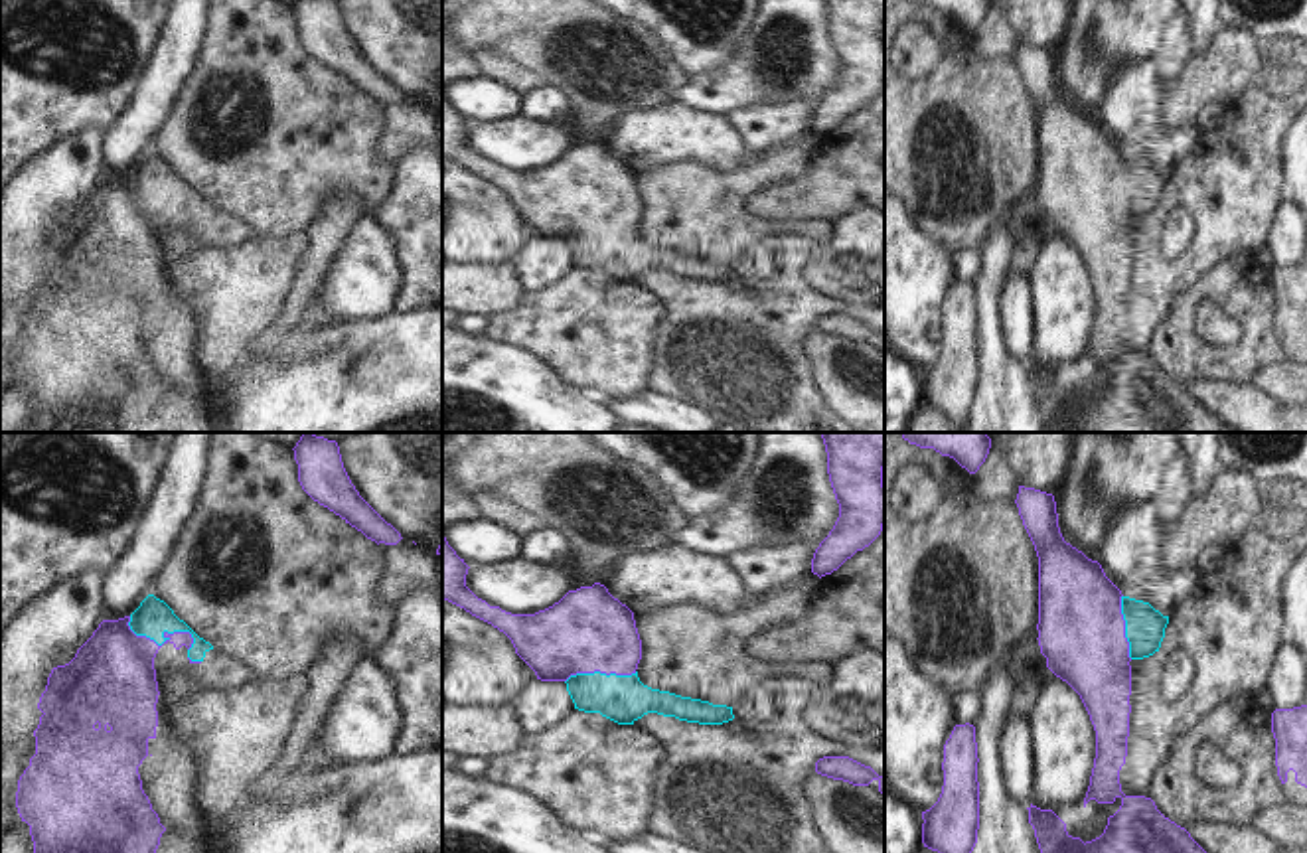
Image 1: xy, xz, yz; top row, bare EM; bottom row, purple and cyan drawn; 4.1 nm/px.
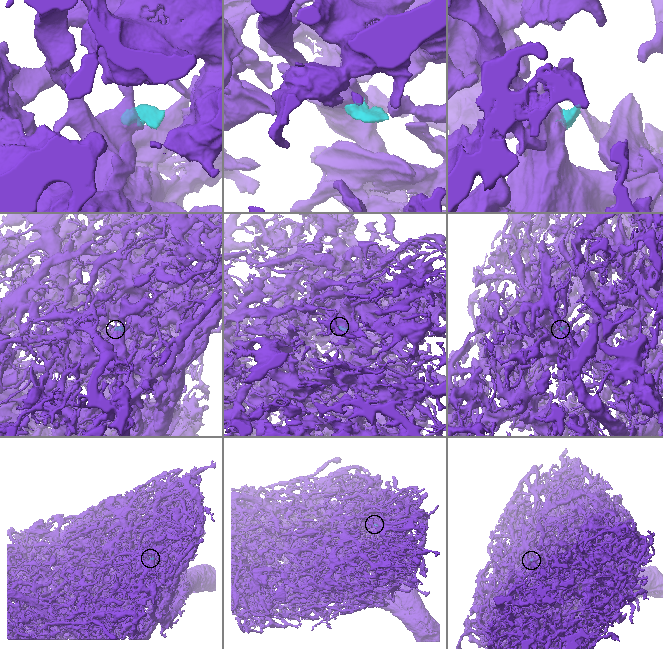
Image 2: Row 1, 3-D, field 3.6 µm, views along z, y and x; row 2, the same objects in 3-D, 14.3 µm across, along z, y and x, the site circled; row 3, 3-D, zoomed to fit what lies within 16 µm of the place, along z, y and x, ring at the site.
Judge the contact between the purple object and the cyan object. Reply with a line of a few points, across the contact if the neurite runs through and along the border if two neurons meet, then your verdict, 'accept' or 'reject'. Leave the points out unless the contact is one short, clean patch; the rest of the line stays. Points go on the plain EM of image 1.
line xy (111, 237), (147, 202), (156, 202), (153, 174); accept

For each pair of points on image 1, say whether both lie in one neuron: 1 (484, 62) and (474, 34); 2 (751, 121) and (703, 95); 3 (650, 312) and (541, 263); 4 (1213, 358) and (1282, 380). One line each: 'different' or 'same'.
1: different
2: different
3: different
4: different

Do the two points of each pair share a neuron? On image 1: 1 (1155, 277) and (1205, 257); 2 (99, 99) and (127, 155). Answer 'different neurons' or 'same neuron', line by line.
1: same neuron
2: different neurons

